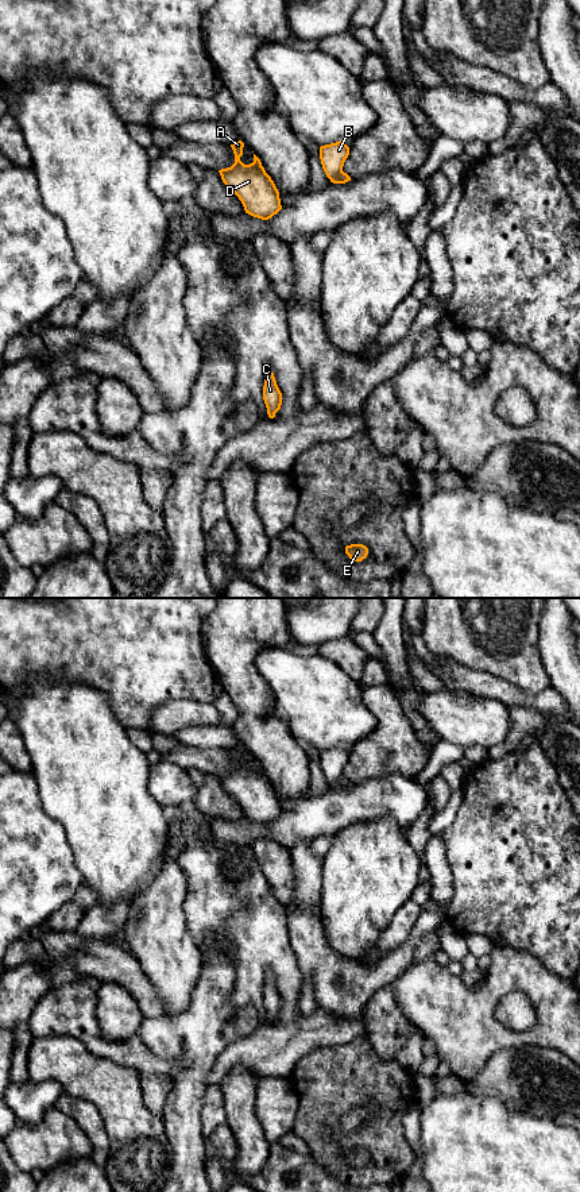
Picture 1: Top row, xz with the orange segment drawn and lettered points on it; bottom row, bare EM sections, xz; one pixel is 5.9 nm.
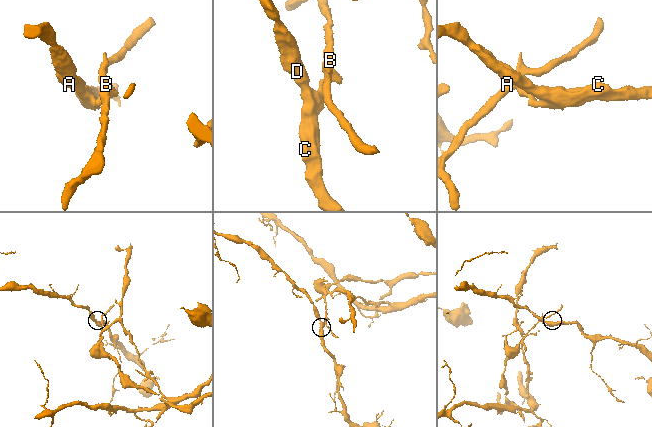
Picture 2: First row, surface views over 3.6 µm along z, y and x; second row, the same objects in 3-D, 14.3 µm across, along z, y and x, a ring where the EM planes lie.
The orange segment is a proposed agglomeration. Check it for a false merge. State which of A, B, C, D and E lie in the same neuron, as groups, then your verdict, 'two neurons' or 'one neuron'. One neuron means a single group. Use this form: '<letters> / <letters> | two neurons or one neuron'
A C D E / B | two neurons

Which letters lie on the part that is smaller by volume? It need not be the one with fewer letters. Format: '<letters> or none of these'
B

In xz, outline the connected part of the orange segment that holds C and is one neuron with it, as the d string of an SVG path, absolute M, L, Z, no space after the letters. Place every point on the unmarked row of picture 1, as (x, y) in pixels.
M267 977L263 991L263 1004L267 1012L267 1019L270 1023L275 1022L275 1018L282 1010L282 998L277 990L274 977Z

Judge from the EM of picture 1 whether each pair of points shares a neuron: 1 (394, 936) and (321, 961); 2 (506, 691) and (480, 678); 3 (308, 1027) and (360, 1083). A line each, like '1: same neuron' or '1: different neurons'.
1: different neurons
2: same neuron
3: different neurons

